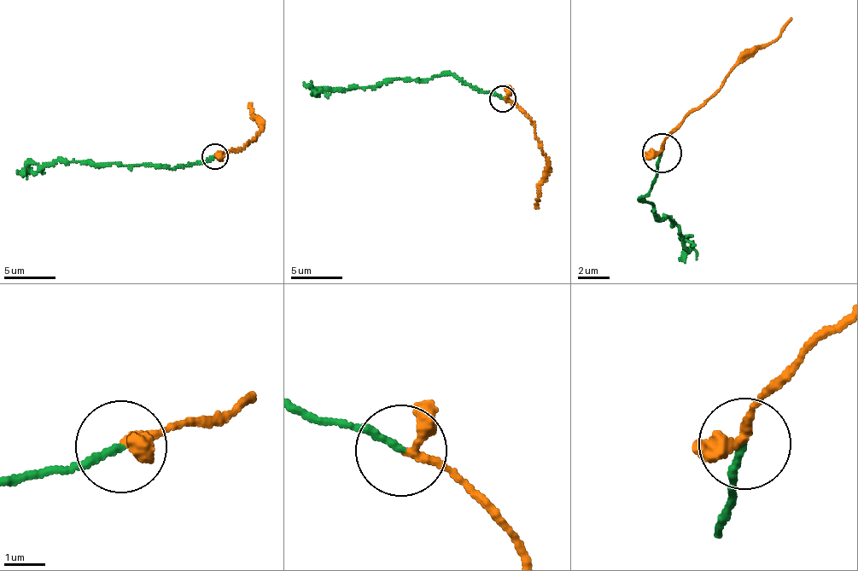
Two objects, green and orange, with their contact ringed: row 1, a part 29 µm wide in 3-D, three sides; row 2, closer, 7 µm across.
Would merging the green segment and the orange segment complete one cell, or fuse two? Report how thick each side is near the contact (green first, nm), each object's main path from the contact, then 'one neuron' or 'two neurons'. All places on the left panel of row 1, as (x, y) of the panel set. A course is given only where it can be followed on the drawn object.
calibres 170 and 240 nm; course green (215, 157), (172, 169), (163, 165), (58, 160), (28, 164), (17, 172); course orange (215, 157), (244, 147), (259, 133), (261, 126), (249, 103); two neurons

